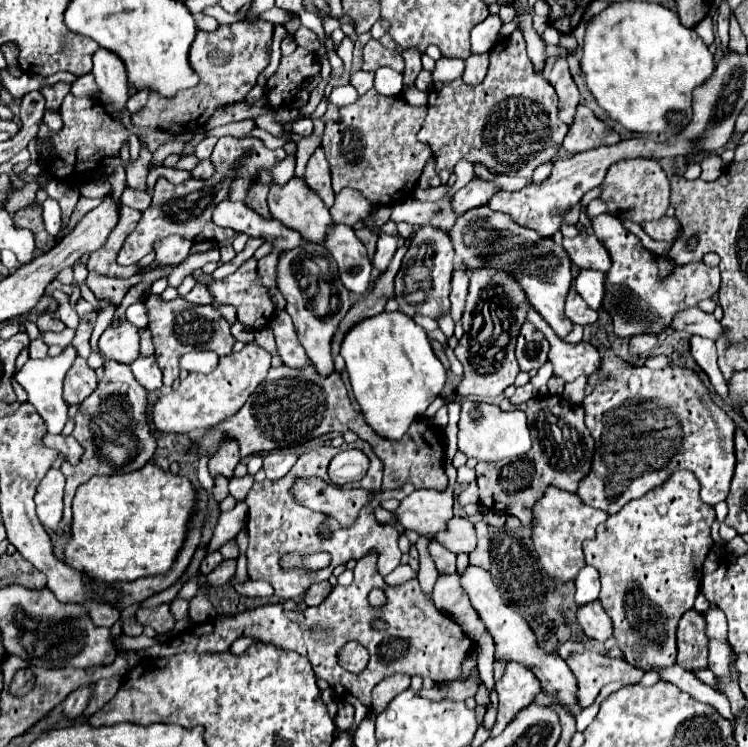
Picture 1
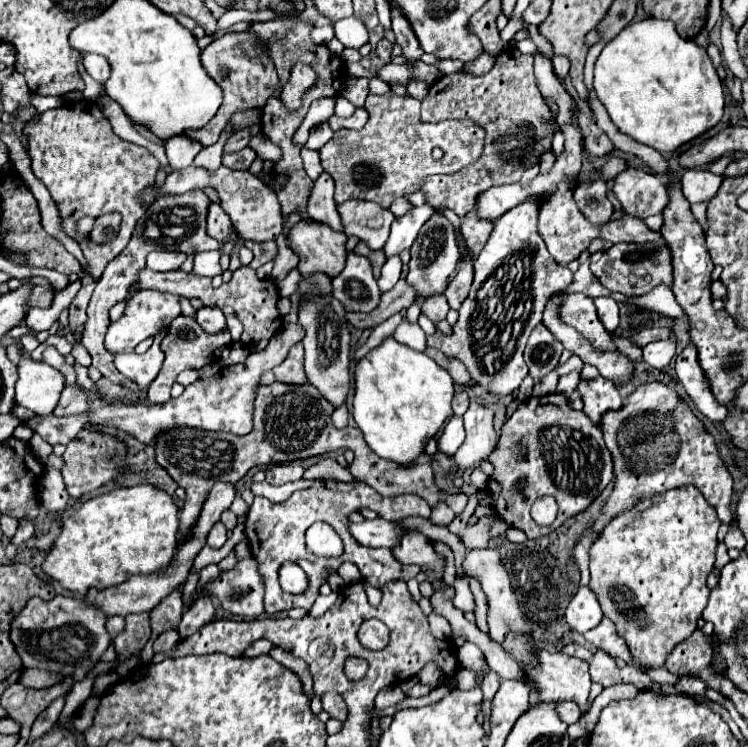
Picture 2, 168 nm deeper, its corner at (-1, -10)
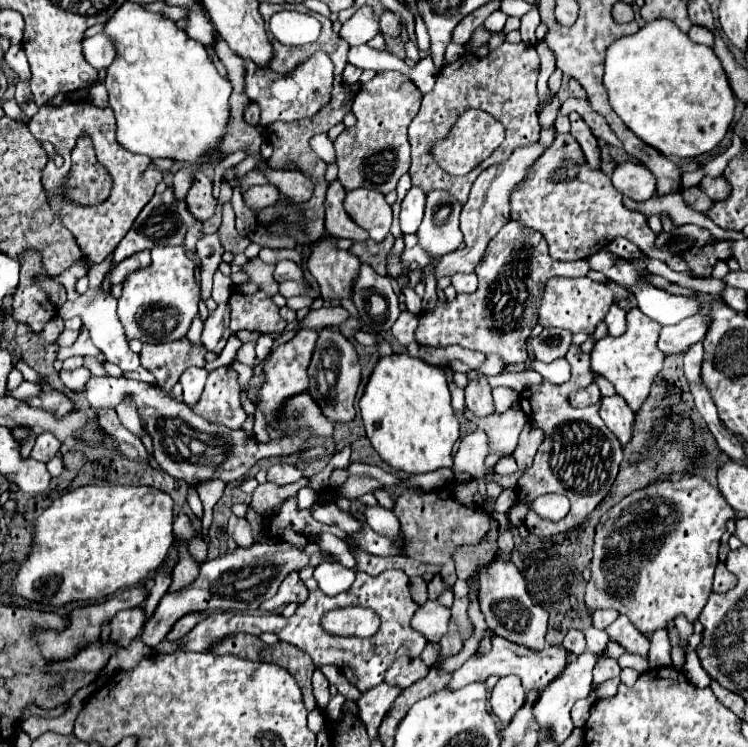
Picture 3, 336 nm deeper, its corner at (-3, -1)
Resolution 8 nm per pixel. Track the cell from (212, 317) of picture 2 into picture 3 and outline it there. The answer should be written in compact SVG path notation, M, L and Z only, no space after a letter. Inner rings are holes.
M218 305L218 309L214 313L210 313L208 321L204 323L204 331L202 331L202 345L220 355L220 351L224 349L228 337L230 337L230 313L228 313L228 305Z

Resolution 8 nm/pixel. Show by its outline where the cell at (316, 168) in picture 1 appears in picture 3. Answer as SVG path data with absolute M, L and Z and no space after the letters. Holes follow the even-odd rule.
M340 181L330 183L326 193L326 233L336 239L352 239L352 241L366 241L368 233L360 229L344 211L344 187Z

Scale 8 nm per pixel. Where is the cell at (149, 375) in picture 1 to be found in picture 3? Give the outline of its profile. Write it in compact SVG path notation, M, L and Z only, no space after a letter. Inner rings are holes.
M94 287L88 289L84 295L80 295L76 301L66 301L58 310L58 316L63 320L78 316L82 317L84 329L88 329L90 339L94 341L94 345L106 355L106 359L114 365L118 365L124 373L134 371L140 367L140 355L132 353L124 335L124 327L120 325L118 313L116 313L116 299L112 297L110 291L104 291L102 287Z

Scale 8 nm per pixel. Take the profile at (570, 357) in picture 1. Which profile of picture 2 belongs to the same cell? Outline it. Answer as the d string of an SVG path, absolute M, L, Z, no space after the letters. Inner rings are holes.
M580 378L580 384L576 388L582 394L584 406L586 406L586 414L592 418L594 424L600 422L600 416L606 410L616 410L622 406L622 398L614 386L614 382L610 382L608 378Z

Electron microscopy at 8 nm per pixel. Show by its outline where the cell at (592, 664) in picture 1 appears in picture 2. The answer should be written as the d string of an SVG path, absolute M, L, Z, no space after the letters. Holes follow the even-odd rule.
M540 650L538 656L538 668L522 666L528 674L528 680L534 682L538 698L542 702L574 700L580 710L586 712L590 694L590 664L586 660L572 658L562 652L550 654L546 650Z

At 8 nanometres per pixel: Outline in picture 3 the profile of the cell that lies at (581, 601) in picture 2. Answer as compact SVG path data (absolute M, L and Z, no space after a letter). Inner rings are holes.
M610 609L594 611L594 615L592 615L592 623L594 623L594 627L596 627L596 629L606 629L612 621L616 621L616 617L618 617L618 615L620 615L620 613L610 611Z

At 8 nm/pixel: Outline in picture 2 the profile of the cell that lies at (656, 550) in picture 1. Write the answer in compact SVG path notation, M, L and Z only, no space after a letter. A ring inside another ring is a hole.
M680 486L680 488L668 490L668 492L656 494L654 498L646 498L646 500L638 502L634 508L622 512L614 520L610 520L604 526L604 530L600 532L600 538L590 548L590 588L598 594L598 602L600 602L602 612L604 612L606 618L610 618L610 620L626 620L626 642L628 642L628 650L632 654L634 664L638 664L642 668L648 668L648 670L662 668L666 664L666 658L668 658L670 650L674 650L674 646L678 642L682 642L684 638L688 638L696 630L696 622L702 616L702 610L704 610L704 606L708 602L708 594L710 594L710 590L706 586L706 578L708 578L708 574L714 568L714 552L716 552L716 544L718 544L718 540L716 540L718 528L720 528L718 514L716 514L714 506L710 506L704 500L702 492L696 486Z

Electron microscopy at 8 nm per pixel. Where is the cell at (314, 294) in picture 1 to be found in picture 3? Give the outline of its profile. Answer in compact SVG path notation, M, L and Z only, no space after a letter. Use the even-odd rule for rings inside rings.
M324 327L318 331L316 349L308 367L310 373L310 397L320 405L324 417L328 417L334 423L350 423L356 417L354 411L354 397L360 385L360 365L358 355L352 347L352 343L338 331L332 331L330 327Z

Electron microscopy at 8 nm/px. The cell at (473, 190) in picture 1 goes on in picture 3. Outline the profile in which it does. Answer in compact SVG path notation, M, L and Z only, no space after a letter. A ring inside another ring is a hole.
M570 133L556 135L544 157L530 167L526 179L512 193L512 219L526 229L542 233L548 241L550 255L558 261L588 259L602 251L614 237L626 237L649 258L660 259L670 266L679 263L680 273L695 277L680 254L656 249L656 233L650 231L646 217L626 209L622 205L622 195L614 189L610 177L586 163L578 141Z

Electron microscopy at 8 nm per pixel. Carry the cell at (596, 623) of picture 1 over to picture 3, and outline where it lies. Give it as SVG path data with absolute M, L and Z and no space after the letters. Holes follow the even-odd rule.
M620 615L608 629L608 635L612 639L616 639L628 653L638 653L642 657L648 655L650 651L650 639L644 637L644 633L640 633L630 621L628 617Z

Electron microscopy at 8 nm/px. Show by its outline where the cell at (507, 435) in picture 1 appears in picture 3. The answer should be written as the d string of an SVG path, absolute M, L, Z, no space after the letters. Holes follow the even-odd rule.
M478 377L470 381L464 389L466 393L466 407L478 415L478 417L488 417L494 413L494 403L492 403L492 387L488 385L486 377Z

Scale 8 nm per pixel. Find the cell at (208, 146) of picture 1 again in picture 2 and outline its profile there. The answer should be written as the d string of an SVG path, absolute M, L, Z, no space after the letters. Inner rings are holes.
M238 130L238 132L234 132L234 134L226 140L226 144L224 144L224 154L242 150L242 148L248 144L248 140L250 140L250 132L248 132L248 130Z

